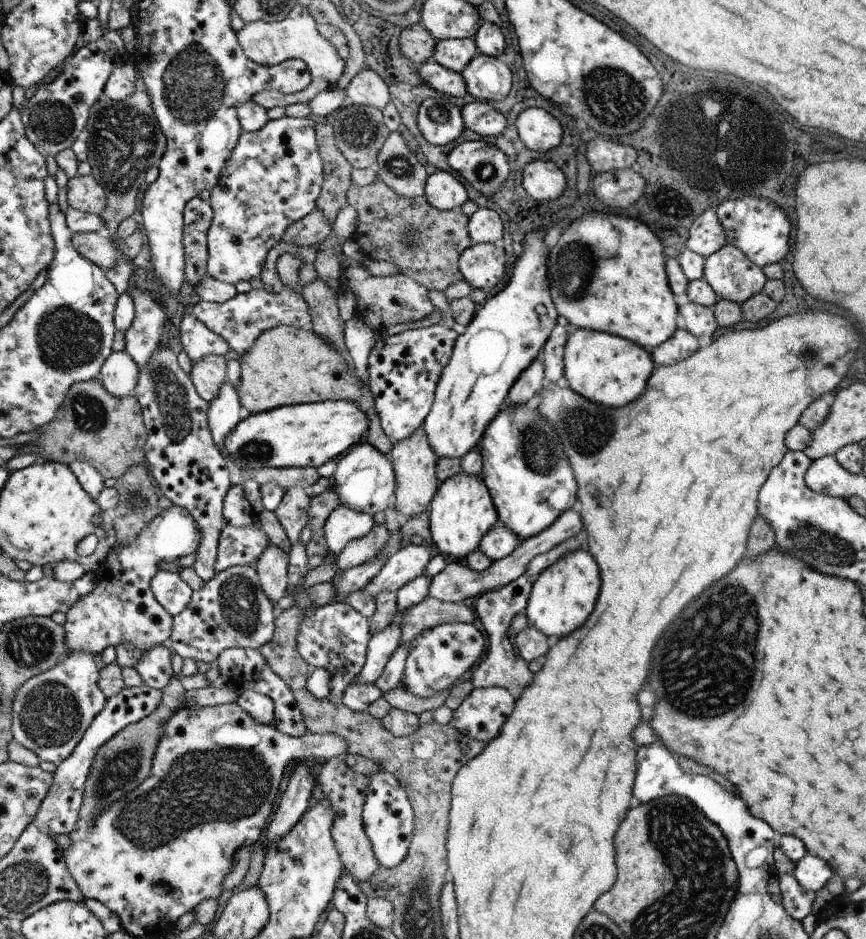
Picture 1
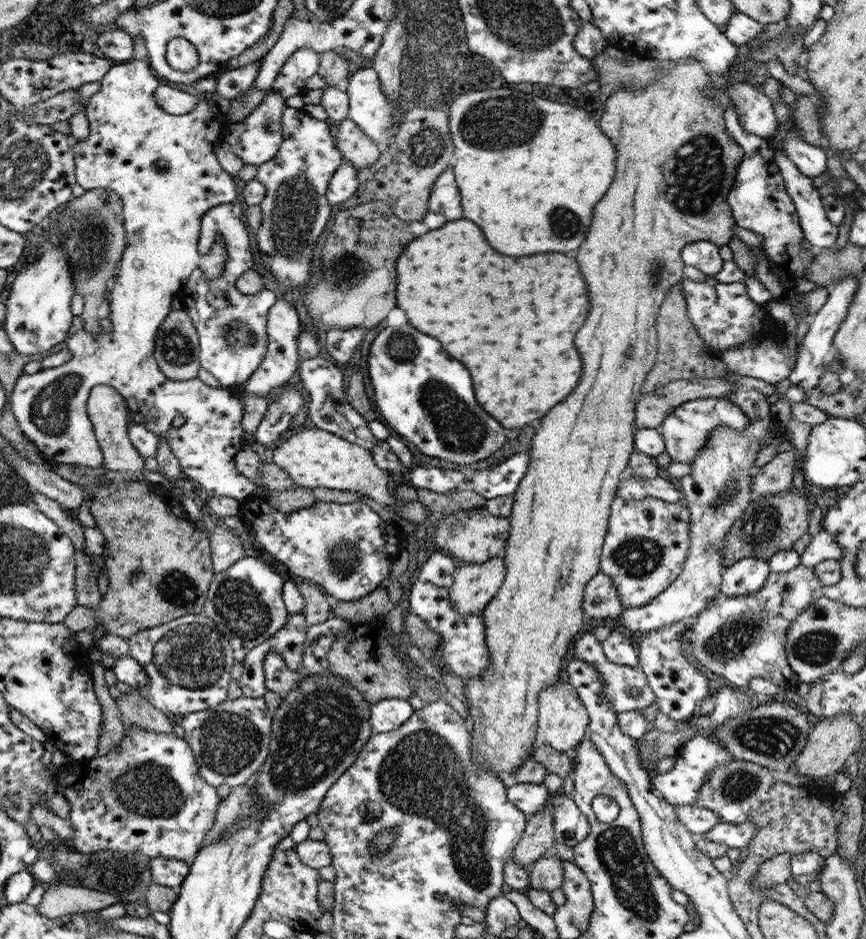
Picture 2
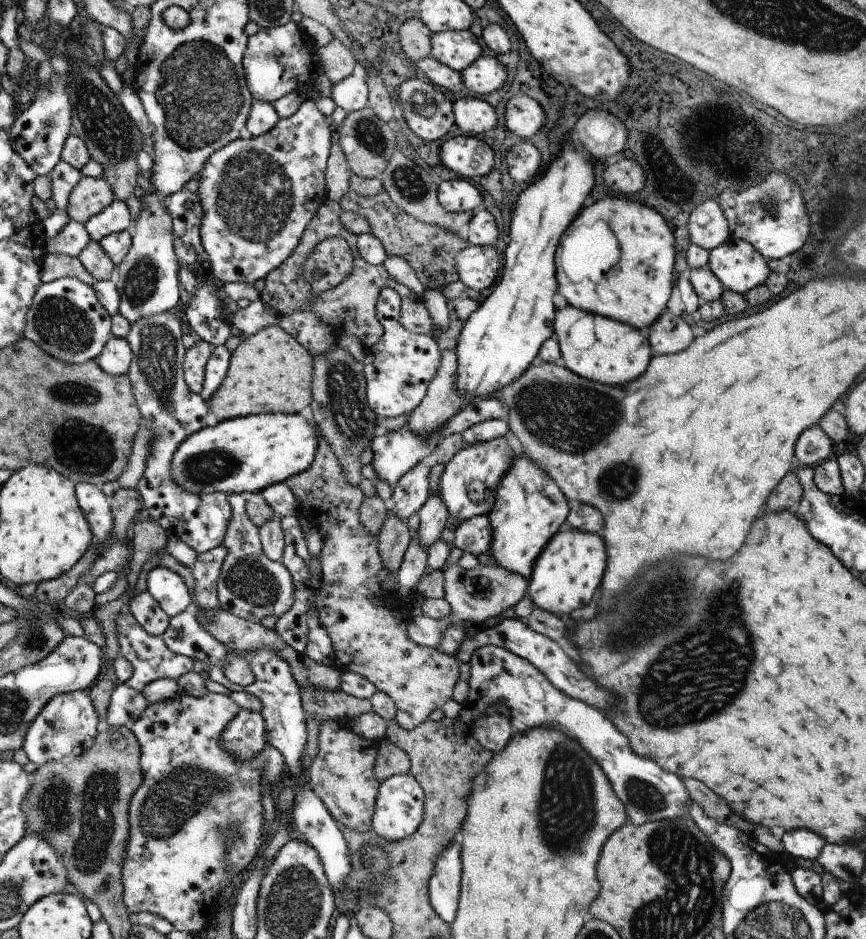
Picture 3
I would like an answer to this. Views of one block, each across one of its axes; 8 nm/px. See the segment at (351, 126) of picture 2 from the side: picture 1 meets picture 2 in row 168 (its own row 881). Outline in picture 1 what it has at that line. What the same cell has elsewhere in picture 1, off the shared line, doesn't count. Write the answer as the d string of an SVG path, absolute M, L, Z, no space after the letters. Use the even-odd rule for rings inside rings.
M339 756L329 758L318 768L315 782L330 802L330 807L335 814L331 826L331 835L340 855L340 860L359 884L360 881L365 881L379 867L370 839L363 827L363 806L369 778L348 768L345 756Z

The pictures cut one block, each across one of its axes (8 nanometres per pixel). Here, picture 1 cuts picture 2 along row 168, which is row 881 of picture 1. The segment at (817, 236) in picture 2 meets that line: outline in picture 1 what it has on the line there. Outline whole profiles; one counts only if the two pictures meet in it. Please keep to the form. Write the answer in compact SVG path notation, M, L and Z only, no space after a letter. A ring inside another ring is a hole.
M792 873L780 876L779 889L784 908L792 918L801 921L811 913L816 893L808 889L803 889Z

